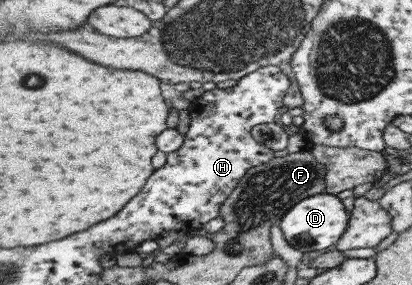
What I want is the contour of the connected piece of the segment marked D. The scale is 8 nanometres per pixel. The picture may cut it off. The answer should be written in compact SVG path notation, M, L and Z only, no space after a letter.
M318 193L301 200L291 208L279 224L285 240L294 248L303 252L326 250L340 242L342 235L349 227L351 214L346 212L342 199L330 193Z

